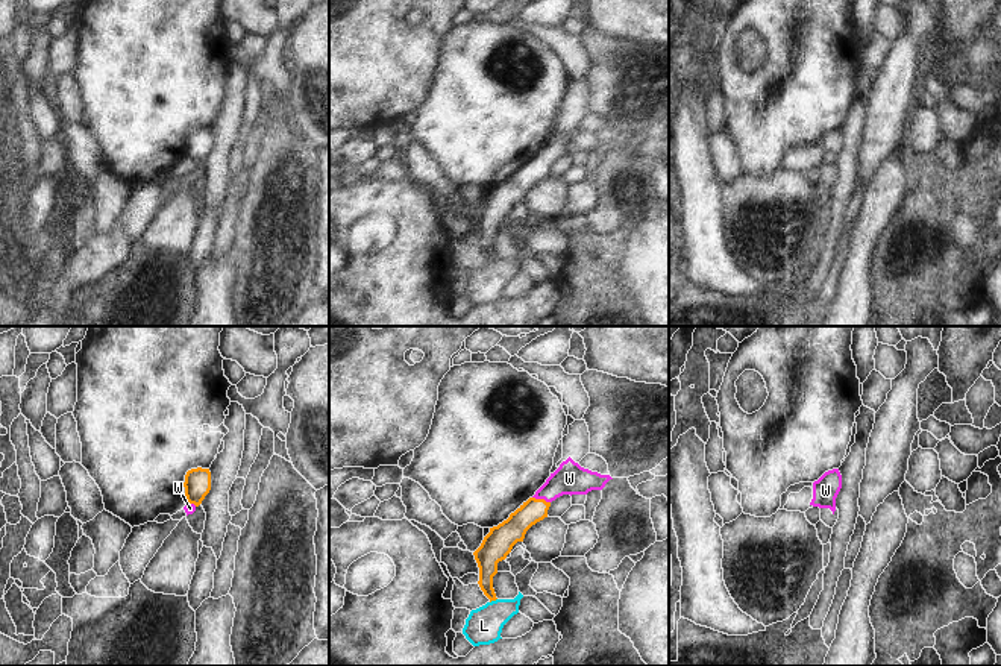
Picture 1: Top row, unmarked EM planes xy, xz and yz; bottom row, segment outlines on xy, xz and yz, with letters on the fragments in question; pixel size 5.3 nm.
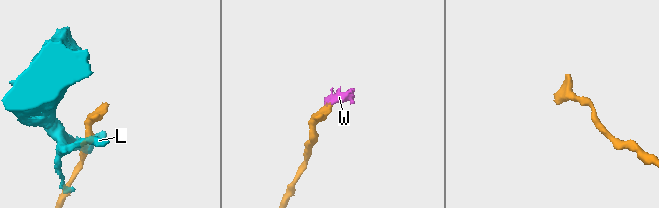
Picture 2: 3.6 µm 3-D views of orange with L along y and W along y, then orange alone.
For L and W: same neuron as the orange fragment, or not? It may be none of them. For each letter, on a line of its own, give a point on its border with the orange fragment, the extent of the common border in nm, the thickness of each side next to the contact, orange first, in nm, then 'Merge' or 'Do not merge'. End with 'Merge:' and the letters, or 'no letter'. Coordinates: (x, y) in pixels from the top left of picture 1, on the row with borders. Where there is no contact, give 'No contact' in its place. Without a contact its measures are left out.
L: Touches orange at xz (493, 600). Shared border 50 nm. Thickness 140 nm (orange) against 190 nm. Do not merge
W: Touches orange at xz (542, 499). Shared border 100 nm. Thickness 140 nm (orange) against 170 nm. Merge
Merge: W.

